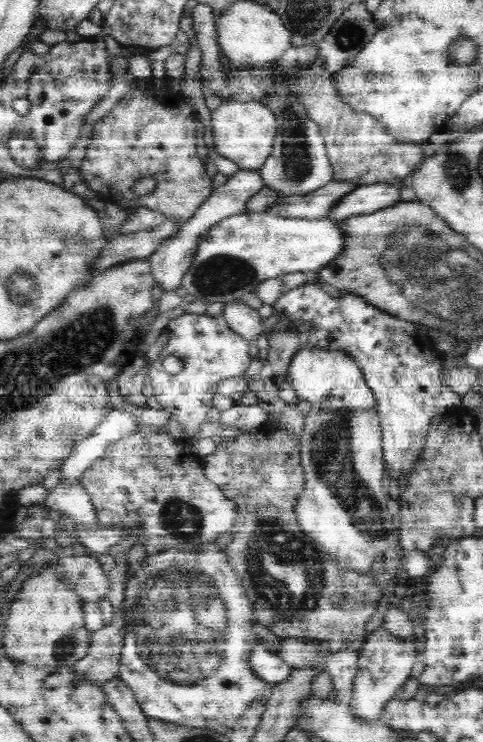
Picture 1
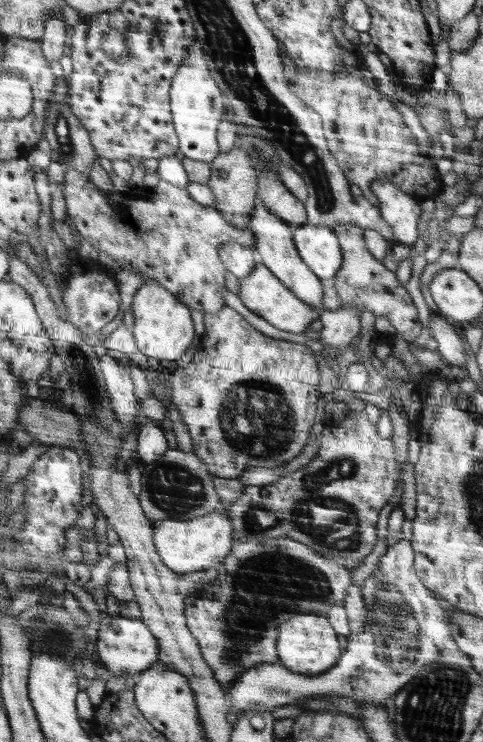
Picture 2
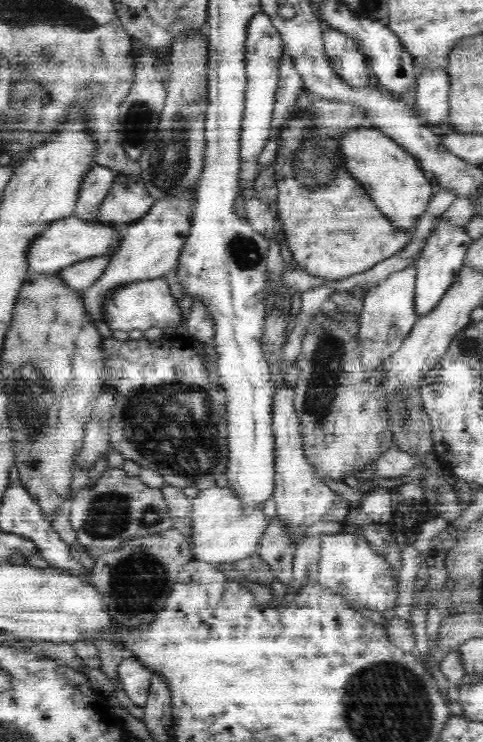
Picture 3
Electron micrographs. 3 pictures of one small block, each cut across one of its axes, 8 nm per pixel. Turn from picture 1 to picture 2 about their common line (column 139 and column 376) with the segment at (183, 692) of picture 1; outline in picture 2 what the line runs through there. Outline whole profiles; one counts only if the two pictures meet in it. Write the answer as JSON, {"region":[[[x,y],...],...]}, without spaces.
{"region":[[[400,539],[394,545],[388,546],[386,553],[379,558],[378,569],[374,570],[360,587],[362,595],[364,595],[364,602],[366,602],[364,630],[360,634],[350,634],[347,637],[346,649],[332,668],[317,675],[305,675],[290,671],[280,660],[248,668],[240,675],[236,675],[236,682],[232,681],[230,689],[226,692],[232,698],[232,706],[236,706],[243,712],[250,708],[273,712],[276,706],[298,704],[298,701],[304,701],[308,697],[334,692],[334,694],[341,694],[354,700],[370,701],[370,703],[376,703],[378,707],[384,707],[392,694],[400,692],[406,683],[416,678],[422,667],[436,661],[440,651],[446,649],[446,642],[453,640],[450,614],[440,606],[435,592],[426,588],[416,575],[414,550],[410,546],[409,540]]]}

